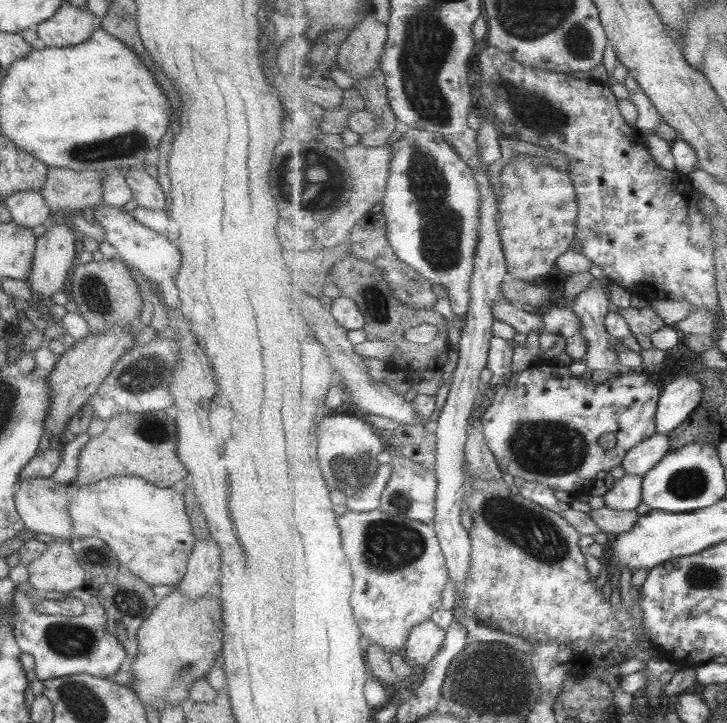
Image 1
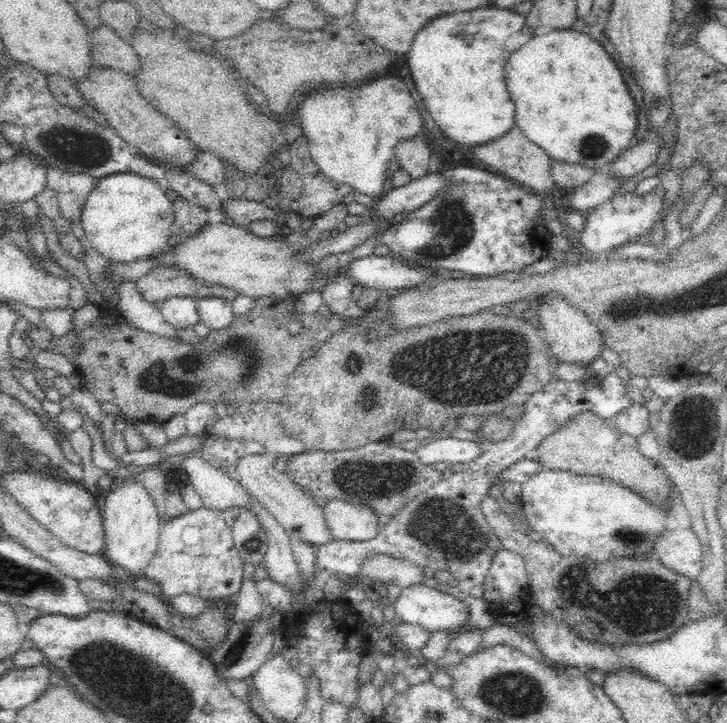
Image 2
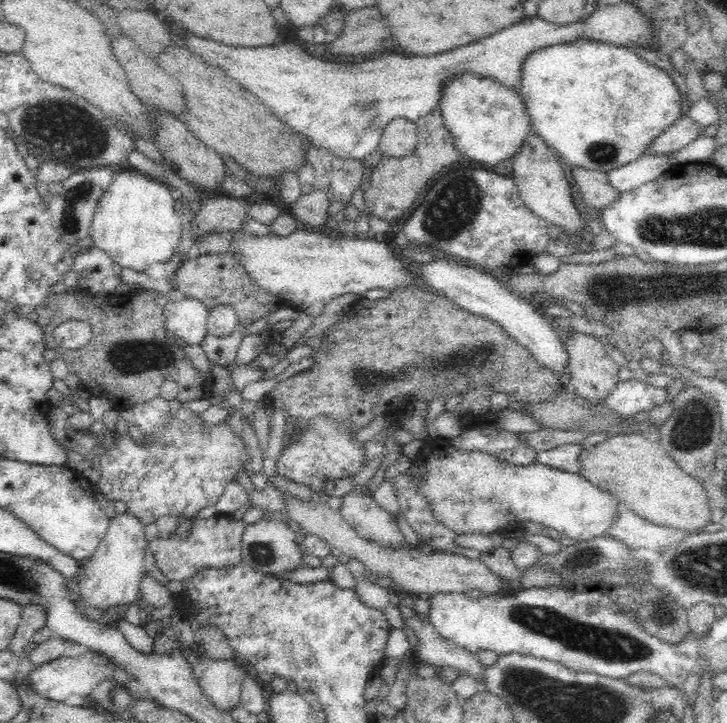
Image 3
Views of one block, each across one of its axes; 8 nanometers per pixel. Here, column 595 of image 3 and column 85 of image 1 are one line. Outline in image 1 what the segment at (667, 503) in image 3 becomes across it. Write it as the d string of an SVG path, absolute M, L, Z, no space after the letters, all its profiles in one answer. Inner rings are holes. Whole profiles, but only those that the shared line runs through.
M171 410L117 413L105 422L103 432L91 436L77 456L75 486L93 484L107 477L131 475L169 488L188 476L187 469L175 454L177 438Z

